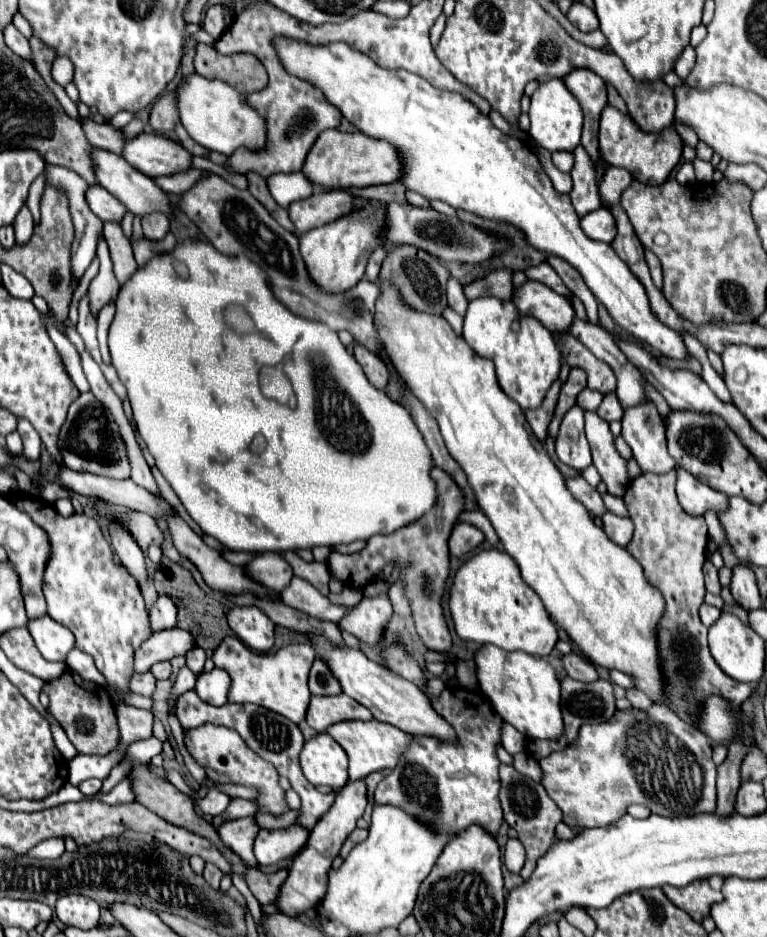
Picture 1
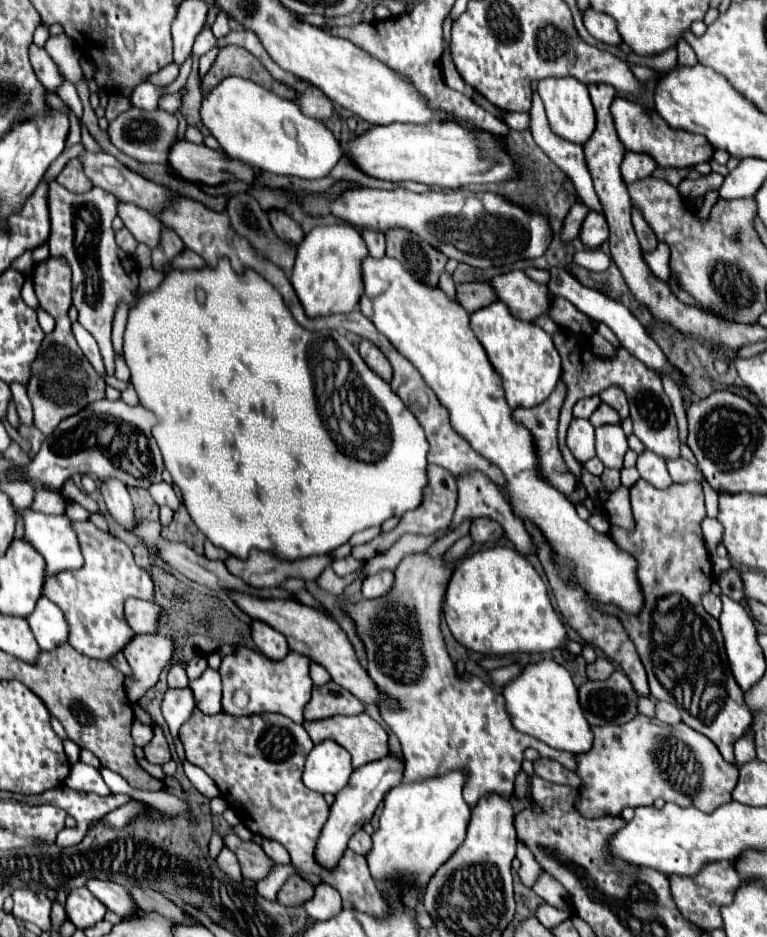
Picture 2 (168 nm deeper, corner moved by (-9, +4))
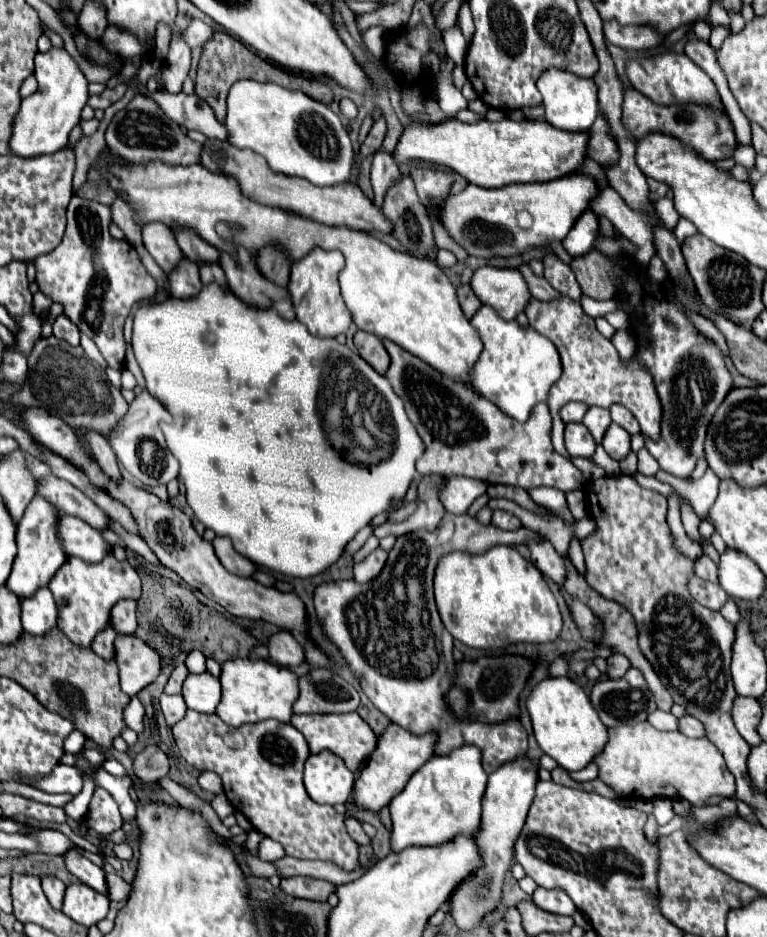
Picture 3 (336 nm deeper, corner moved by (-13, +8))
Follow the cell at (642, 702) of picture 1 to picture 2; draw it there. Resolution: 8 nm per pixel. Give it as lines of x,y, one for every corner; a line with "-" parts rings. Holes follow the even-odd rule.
658,702
656,704
656,718
664,724
670,724
670,726
682,722
682,716
678,712
678,704
674,704
674,702
672,704
670,702

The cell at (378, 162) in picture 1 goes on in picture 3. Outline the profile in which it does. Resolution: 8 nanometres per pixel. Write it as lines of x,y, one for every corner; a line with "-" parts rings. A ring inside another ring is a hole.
504,118
500,122
462,124
460,120
444,122
410,122
392,152
398,166
422,160
444,166
470,184
482,188
502,188
506,184
550,182
574,172
586,158
588,132
558,132
544,118
528,118
514,122
-
564,148
564,150
562,150
-
564,152
564,154
562,154

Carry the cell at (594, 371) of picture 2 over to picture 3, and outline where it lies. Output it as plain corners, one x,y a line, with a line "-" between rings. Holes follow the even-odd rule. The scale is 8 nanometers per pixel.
560,296
552,302
540,302
530,300
526,306
526,316
530,326
538,332
550,338
562,358
562,376
552,386
548,406
552,412
551,440
554,448
567,459
571,456
564,448
564,430
566,424
558,416
558,408
562,408
568,402
584,402
588,406
602,406
610,408
612,404
620,402
624,404
638,420
642,434
650,440
658,440
660,436
660,420
662,420
662,402
658,400
658,392
654,388
652,376
646,372
646,366
632,356
628,362
624,362
614,348
614,344
604,338
594,324
594,318
584,314
582,306
572,302
568,296

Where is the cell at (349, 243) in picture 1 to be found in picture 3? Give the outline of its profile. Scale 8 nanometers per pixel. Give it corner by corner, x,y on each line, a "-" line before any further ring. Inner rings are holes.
312,248
304,258
296,260
292,264
290,274
290,296
296,310
296,320
306,324
310,334
314,336
338,336
346,332
346,328
352,322
350,310
346,308
340,286
338,286
338,272
344,268
344,256
342,254
328,254
322,248

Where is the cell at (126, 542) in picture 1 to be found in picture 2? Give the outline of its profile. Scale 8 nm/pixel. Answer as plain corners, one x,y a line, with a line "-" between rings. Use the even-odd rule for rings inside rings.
108,478
100,480
100,492
104,496
110,514
124,530
130,532
130,524
134,524
134,506
126,486
118,478

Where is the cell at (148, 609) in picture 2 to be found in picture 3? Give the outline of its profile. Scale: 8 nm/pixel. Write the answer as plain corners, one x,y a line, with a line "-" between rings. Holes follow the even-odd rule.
124,598
112,608
112,628
120,634
134,634
138,628
136,620
136,600

